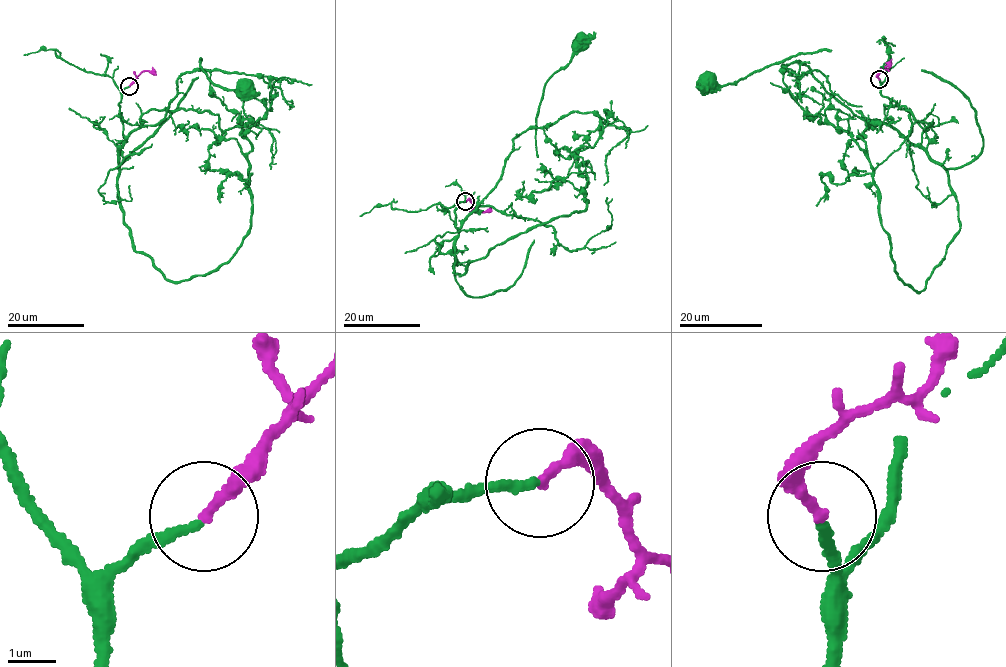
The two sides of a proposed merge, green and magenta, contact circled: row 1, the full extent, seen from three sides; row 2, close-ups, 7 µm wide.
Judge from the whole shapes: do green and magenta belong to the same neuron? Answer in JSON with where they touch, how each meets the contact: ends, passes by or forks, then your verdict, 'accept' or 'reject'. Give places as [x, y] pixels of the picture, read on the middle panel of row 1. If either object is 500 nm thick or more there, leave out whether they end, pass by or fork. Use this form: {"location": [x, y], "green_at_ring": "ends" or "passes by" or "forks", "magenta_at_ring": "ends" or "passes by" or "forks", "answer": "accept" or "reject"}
{"location": [465, 201], "green_at_ring": "ends", "magenta_at_ring": "ends", "answer": "accept"}

